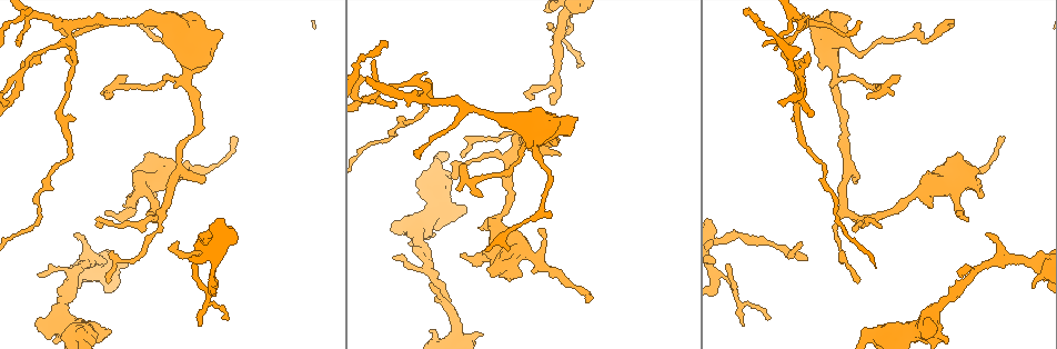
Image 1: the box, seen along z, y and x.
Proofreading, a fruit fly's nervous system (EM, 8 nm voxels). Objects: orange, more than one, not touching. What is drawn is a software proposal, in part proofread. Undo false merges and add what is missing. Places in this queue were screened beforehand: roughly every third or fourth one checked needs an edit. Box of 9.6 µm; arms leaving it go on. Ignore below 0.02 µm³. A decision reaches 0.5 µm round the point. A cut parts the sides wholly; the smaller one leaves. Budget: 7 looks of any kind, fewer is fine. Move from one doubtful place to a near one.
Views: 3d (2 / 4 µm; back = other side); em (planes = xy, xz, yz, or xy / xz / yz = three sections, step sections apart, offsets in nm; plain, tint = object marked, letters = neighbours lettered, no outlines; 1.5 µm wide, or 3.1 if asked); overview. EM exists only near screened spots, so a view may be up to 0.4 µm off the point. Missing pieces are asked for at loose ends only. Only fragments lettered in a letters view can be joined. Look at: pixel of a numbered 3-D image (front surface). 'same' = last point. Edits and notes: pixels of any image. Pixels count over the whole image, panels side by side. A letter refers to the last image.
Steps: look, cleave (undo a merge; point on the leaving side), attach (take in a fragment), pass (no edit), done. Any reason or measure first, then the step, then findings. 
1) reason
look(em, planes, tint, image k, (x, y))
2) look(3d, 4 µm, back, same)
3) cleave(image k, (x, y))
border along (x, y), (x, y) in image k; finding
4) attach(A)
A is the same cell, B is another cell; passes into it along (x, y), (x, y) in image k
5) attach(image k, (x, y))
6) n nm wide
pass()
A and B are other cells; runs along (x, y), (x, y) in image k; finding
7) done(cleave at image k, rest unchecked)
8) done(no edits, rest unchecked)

an open end
look(em, yz, step 8, letters, image 1, (75, 235))

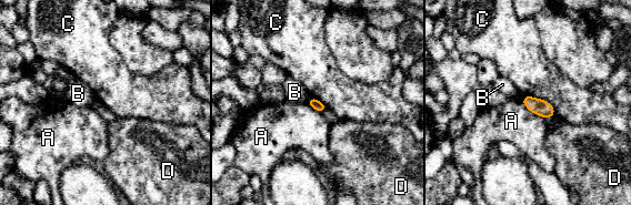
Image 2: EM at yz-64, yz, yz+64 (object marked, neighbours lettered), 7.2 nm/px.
pass()
A, B, C and D are other cells; no lettered fragment goes on from it

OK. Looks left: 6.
branch stops here
look(3d, 4 µm, image 1, (1033, 288))

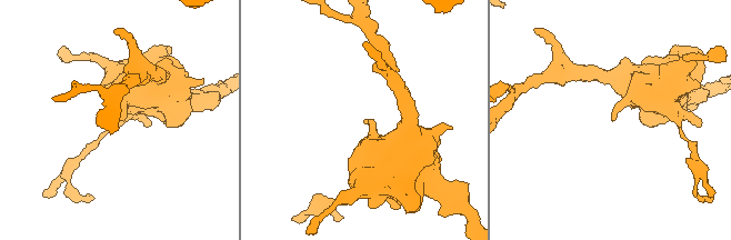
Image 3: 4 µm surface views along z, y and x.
look(em, planes, tint, image 3, (366, 121))

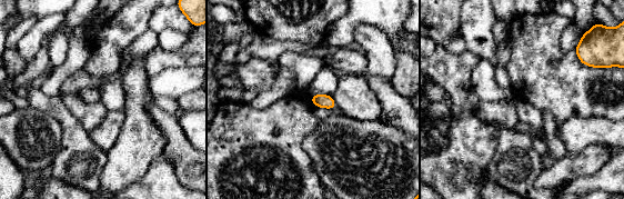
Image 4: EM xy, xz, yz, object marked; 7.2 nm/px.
look(em, planes, letters, same)

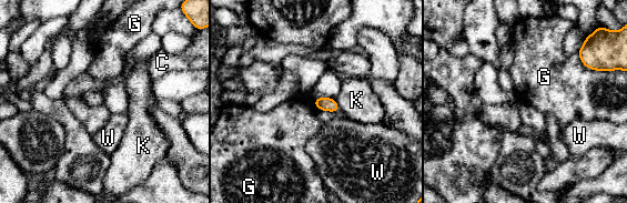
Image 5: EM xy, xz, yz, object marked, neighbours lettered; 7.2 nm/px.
pass()
C, G, K and W are other cells; border along (577, 52), (587, 68), (597, 71) in image 5; none of them fits

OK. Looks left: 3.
abrupt turn
look(em, xz, step 8, tint, image 1, (720, 242))

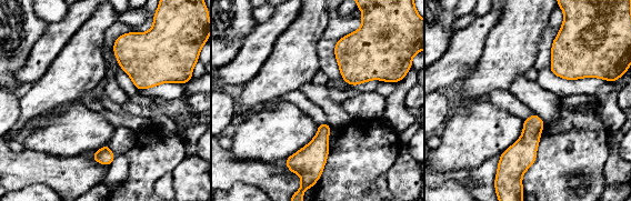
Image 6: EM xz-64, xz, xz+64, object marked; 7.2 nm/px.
look(em, planes, letters, same)

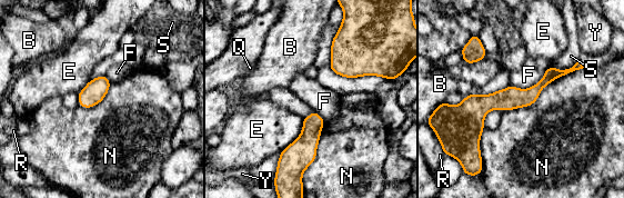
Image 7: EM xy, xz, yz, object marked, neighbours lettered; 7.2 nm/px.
160 nm wide
pass()
B, E, F, N, Q, R, S and Y are other cells; runs along (577, 66), (526, 98), (459, 111) in image 7; all the same neuron

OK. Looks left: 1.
done(no edits, rest unchecked)

